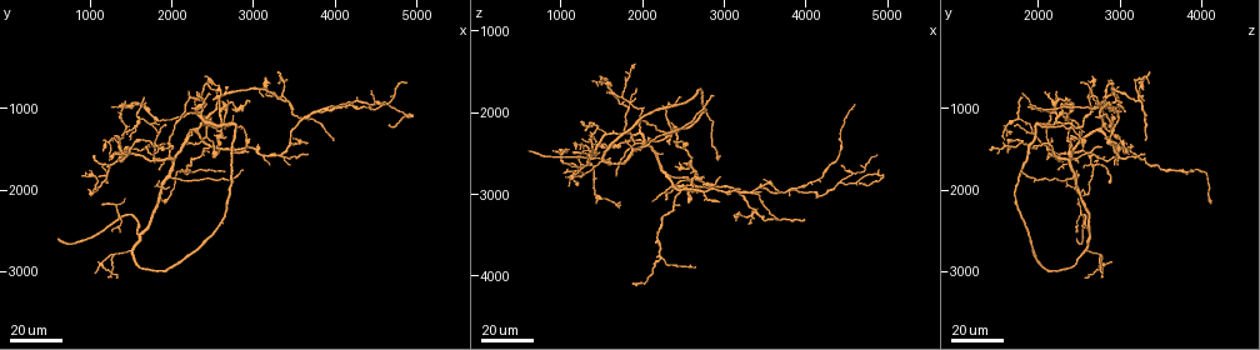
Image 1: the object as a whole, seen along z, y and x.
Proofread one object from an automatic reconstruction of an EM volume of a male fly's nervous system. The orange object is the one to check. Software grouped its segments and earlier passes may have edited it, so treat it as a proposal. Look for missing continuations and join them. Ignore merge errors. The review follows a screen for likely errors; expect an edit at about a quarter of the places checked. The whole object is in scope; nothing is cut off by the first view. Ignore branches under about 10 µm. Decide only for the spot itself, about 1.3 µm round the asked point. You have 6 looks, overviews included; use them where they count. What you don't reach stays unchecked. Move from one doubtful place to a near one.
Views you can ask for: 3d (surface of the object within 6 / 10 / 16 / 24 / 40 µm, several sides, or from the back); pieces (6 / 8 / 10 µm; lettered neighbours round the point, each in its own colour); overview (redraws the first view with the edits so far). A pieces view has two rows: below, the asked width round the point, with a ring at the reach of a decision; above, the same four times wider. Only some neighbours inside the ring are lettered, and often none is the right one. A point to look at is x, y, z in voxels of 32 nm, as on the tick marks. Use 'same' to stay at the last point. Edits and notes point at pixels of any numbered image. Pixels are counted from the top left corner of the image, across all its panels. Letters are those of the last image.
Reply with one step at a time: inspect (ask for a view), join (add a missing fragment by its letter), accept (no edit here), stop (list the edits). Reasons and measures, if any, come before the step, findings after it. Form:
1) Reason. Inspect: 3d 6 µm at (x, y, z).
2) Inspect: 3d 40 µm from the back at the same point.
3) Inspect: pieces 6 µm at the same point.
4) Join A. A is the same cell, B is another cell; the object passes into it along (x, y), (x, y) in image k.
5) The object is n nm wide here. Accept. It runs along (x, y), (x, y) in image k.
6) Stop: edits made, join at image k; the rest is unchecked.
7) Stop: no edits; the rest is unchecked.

Long arm stops here. Inspect: 3d 40 µm at (600, 2600, 2450).

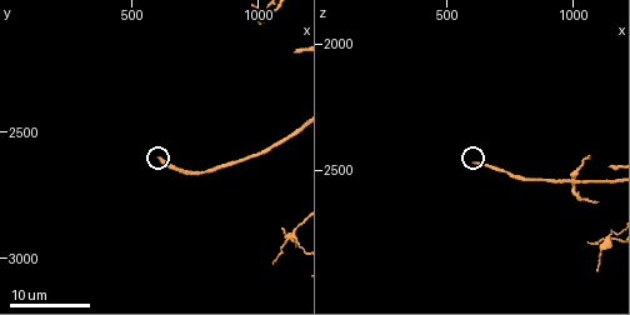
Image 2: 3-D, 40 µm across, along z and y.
See the neighbours. Inspect: pieces 10 µm at (610, 2610, 2470).

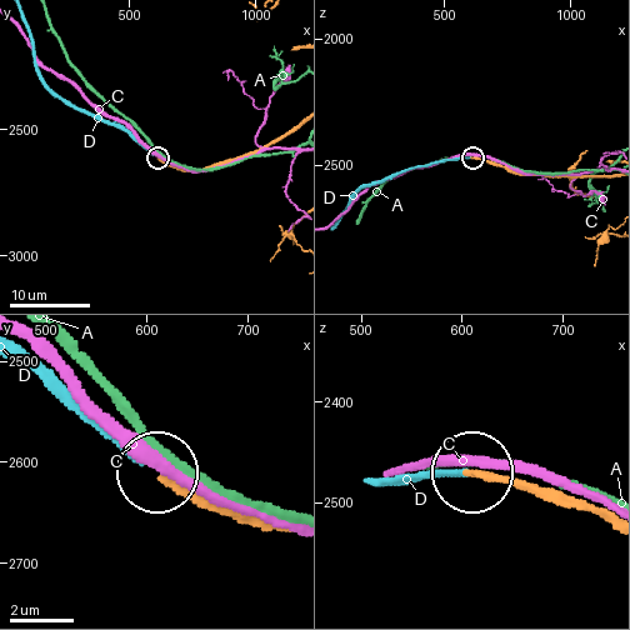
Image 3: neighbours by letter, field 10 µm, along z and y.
Join D. D is the same cell, A and C are other cells; the object passes into it along (551, 498), (469, 474), (369, 483) in image 3; it goes on there.

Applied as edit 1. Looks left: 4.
Inspect: overview.

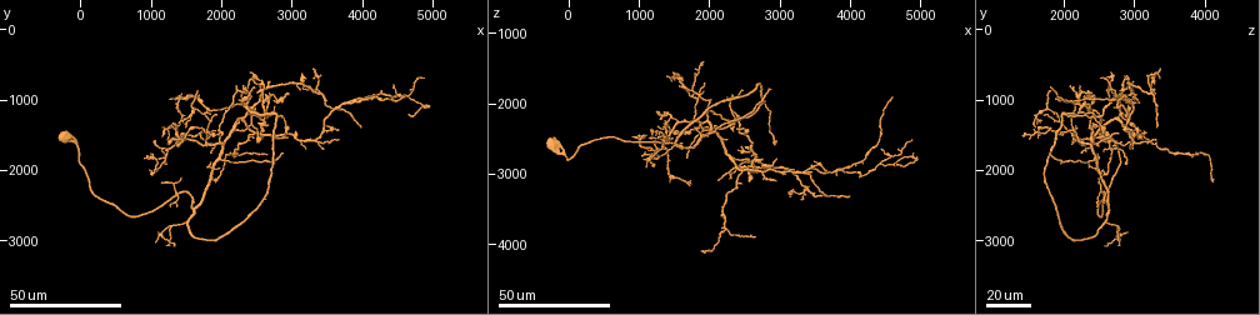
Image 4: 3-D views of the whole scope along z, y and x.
An open end. Inspect: 3d 24 µm at (1150, 2150, 2500).

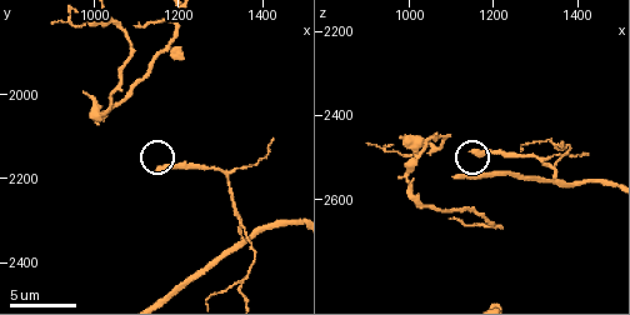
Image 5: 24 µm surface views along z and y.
Inspect: pieces 10 µm at (1150, 2175, 2485).

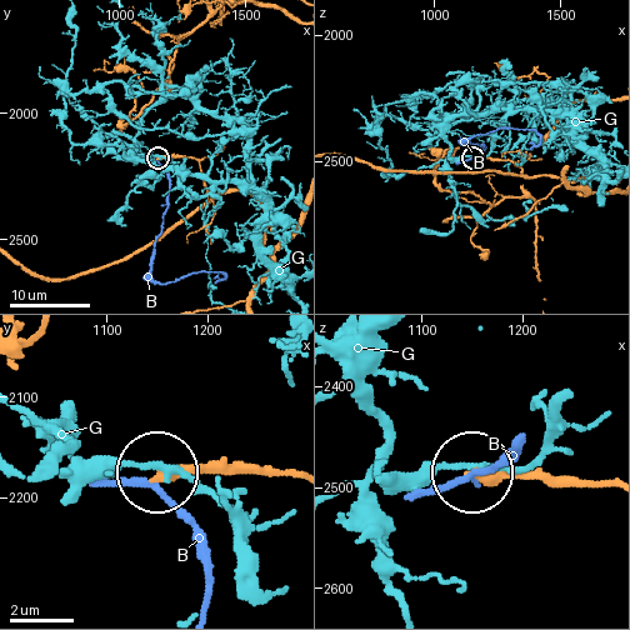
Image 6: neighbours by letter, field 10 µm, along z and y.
Accept. B and G are other cells; it runs along (293, 476), (158, 471) in image 6; none of them fits.

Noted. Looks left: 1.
Stop: edits made, join at image 3; the rest is unchecked.

